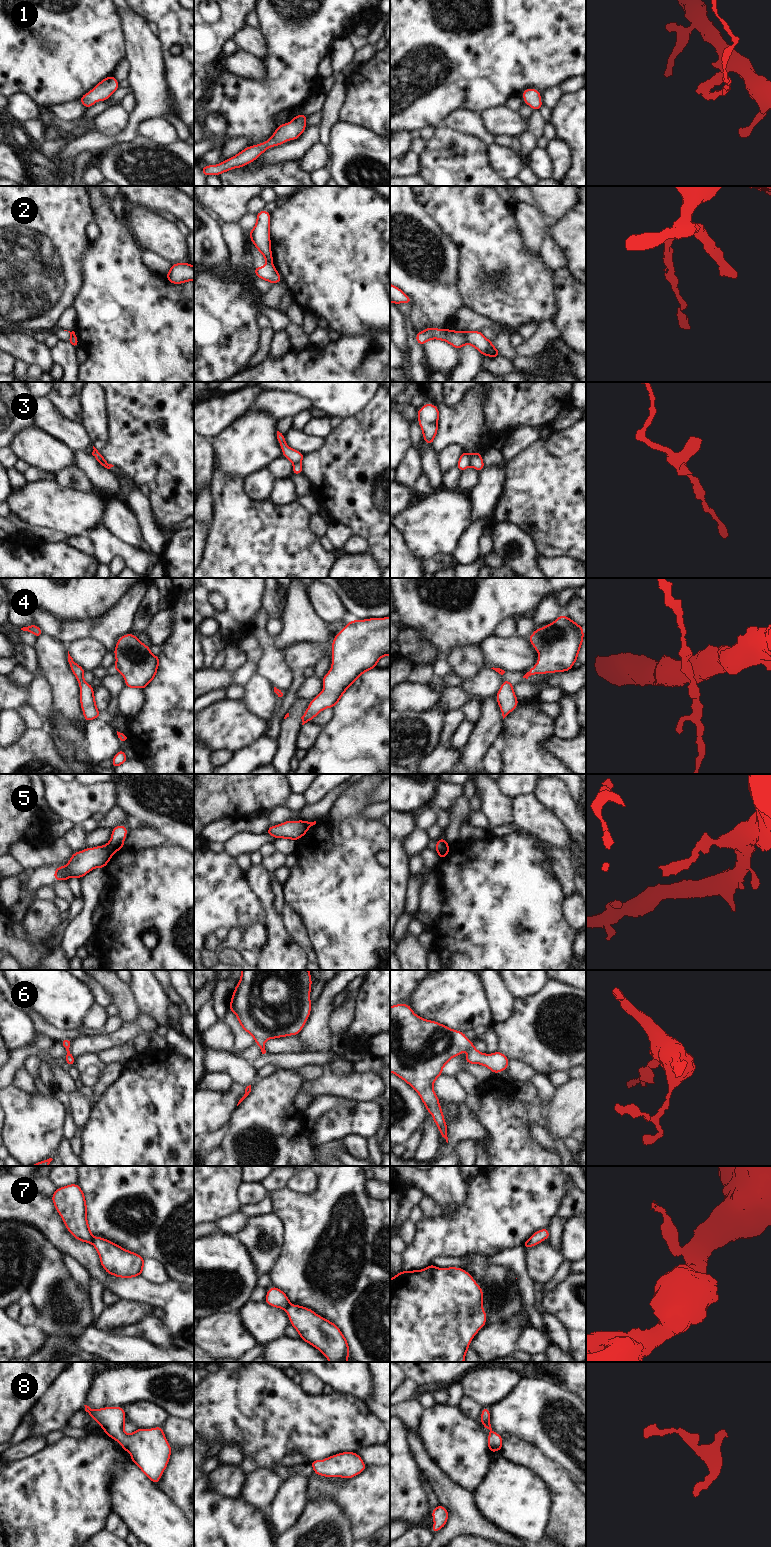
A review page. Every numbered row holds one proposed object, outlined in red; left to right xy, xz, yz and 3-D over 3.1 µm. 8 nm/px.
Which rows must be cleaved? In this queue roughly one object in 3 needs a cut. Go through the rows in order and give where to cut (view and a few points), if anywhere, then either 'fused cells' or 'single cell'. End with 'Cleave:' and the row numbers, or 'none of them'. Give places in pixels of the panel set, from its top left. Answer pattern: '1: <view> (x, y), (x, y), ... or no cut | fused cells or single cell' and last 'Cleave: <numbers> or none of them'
1: no cut | single cell
2: yz (465, 332), (465, 338), (468, 343) | fused cells
3: yz (471, 456), (469, 465) | fused cells
4: no cut | single cell
5: xy (105, 845), (112, 853) | fused cells
6: no cut | single cell
7: xy (93, 1236), (92, 1243) | fused cells
8: no cut | single cell
Cleave: 2, 3, 5, 7

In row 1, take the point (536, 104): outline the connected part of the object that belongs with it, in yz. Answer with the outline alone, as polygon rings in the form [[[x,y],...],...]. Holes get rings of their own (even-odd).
[[[526,89],[522,92],[521,96],[524,97],[524,104],[529,105],[533,110],[540,110],[543,106],[540,100],[541,93],[537,89]]]

